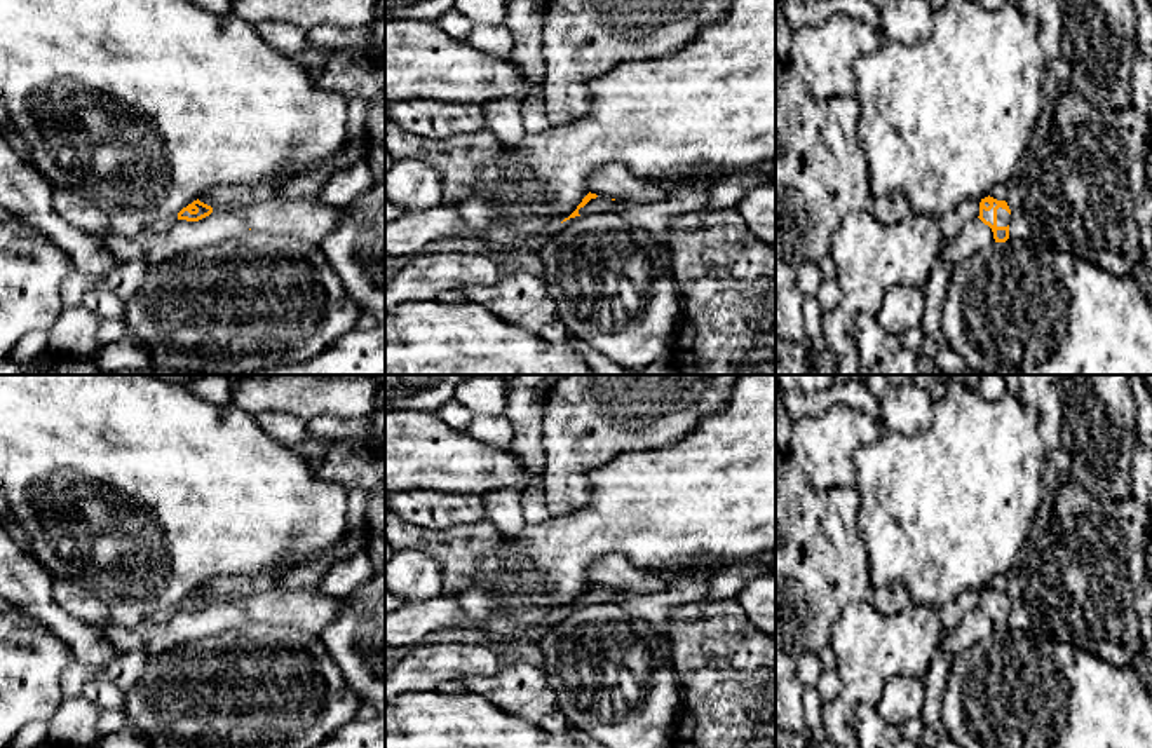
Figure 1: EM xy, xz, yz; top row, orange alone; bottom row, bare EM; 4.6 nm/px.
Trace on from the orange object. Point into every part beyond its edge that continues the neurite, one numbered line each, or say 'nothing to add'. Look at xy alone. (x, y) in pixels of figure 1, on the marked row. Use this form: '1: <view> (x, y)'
1: xy (312, 220)

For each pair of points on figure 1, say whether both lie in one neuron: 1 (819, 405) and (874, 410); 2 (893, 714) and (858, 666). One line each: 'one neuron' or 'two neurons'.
1: one neuron
2: two neurons

